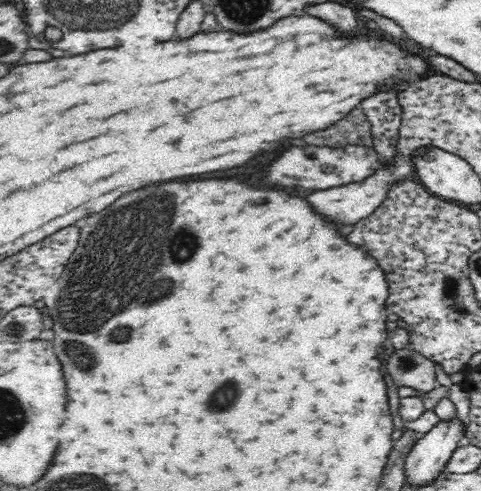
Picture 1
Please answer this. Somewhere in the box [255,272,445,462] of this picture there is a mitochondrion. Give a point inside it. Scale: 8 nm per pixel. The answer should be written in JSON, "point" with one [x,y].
{"point":[405,364]}

